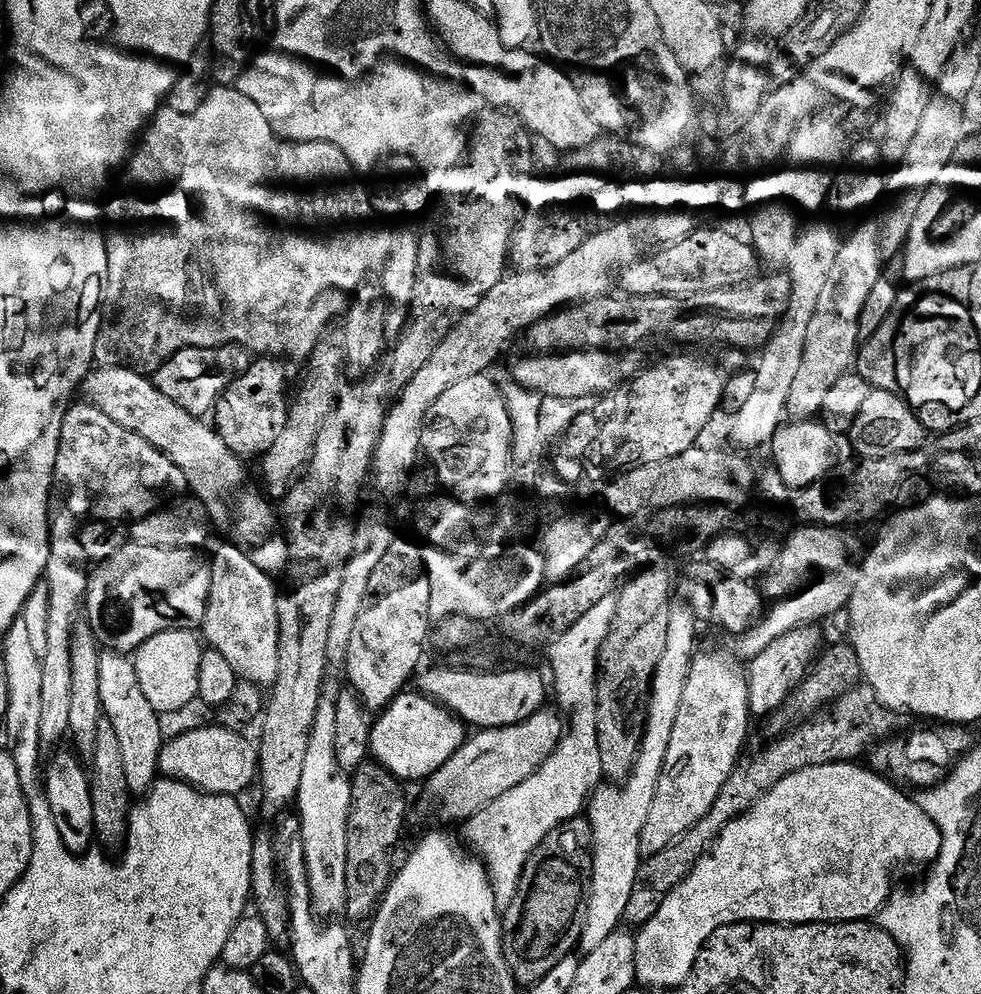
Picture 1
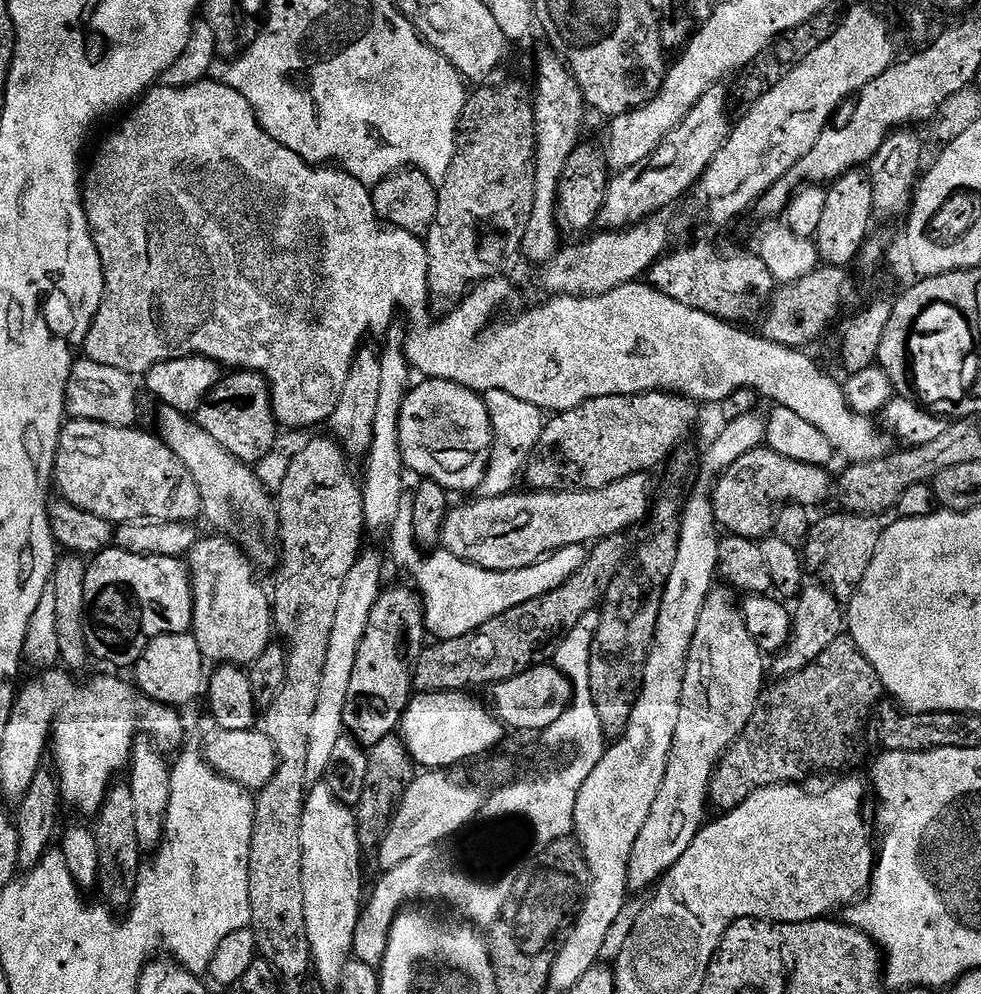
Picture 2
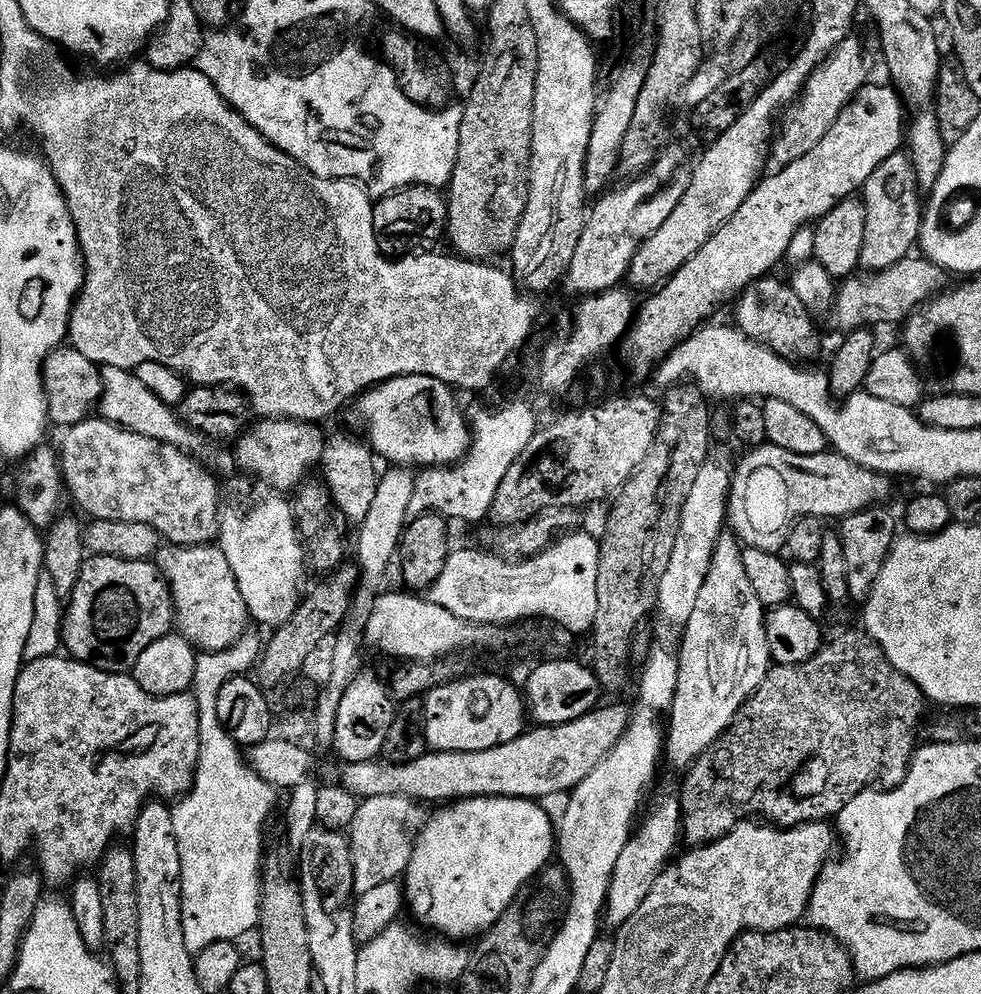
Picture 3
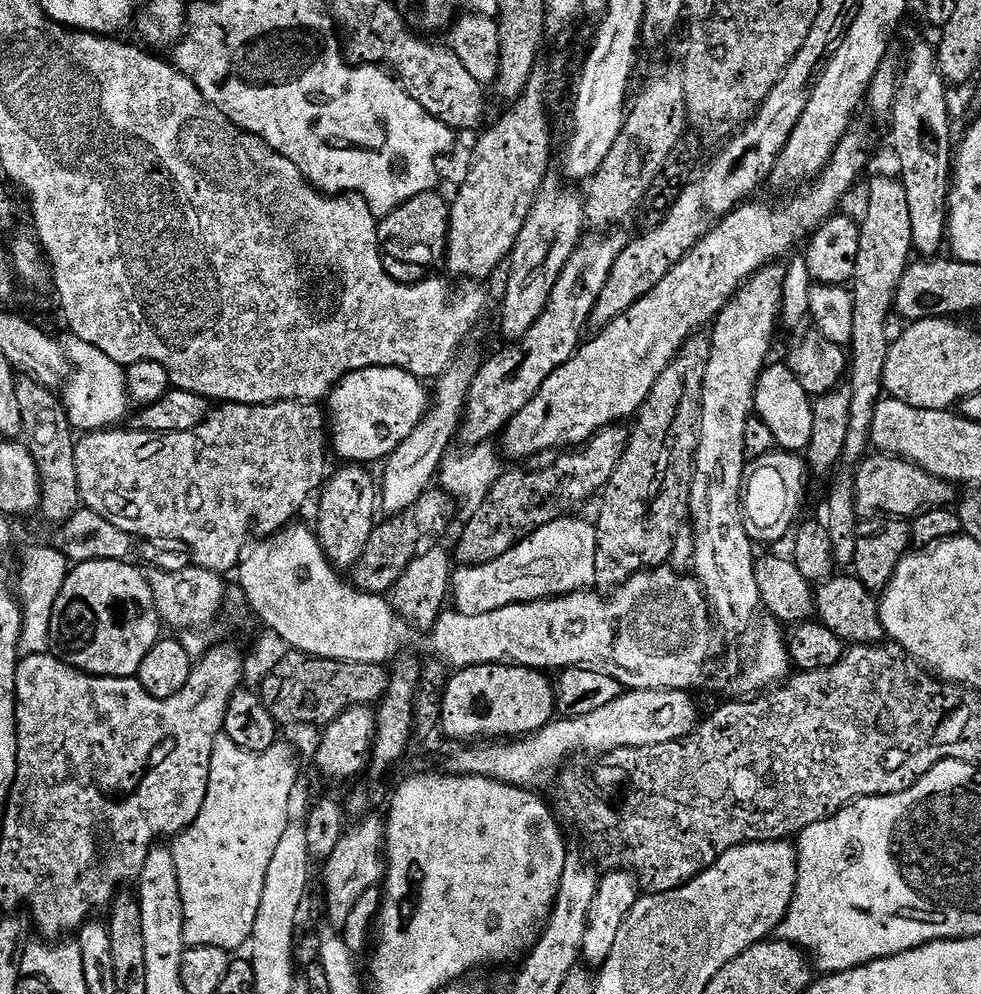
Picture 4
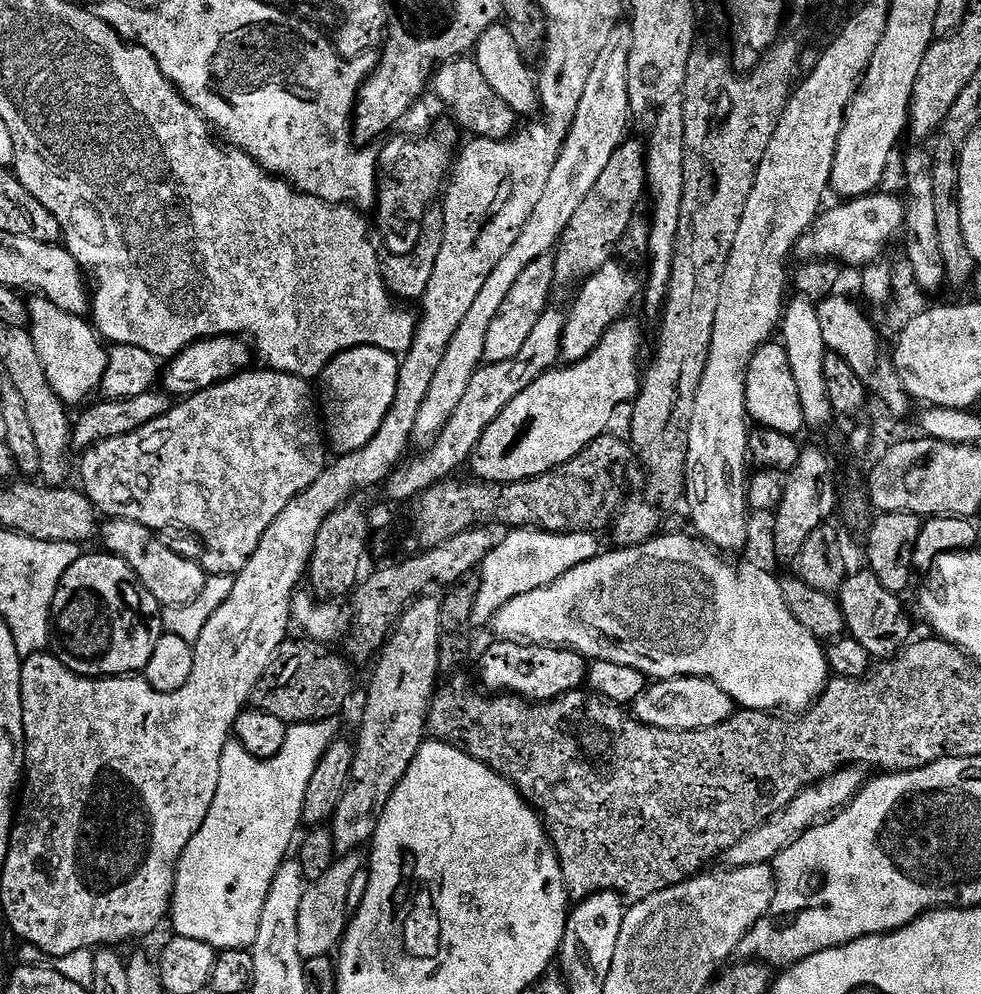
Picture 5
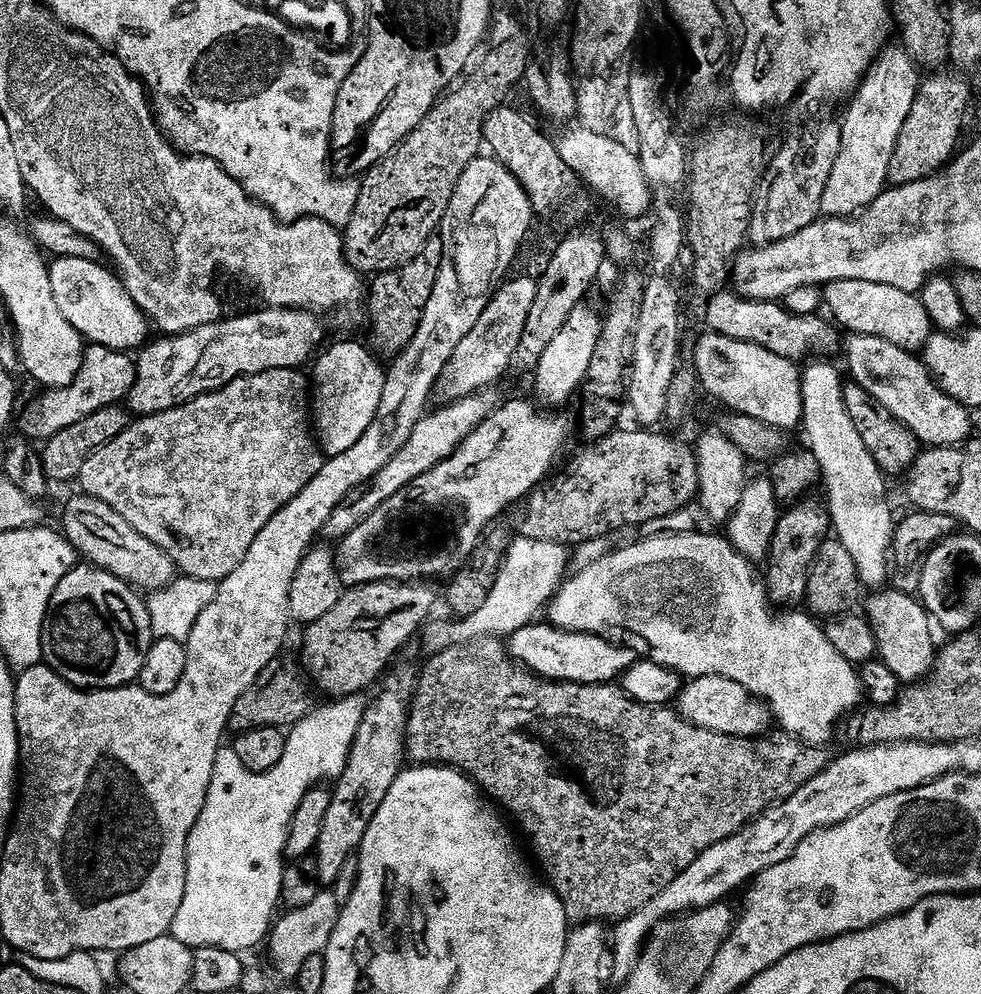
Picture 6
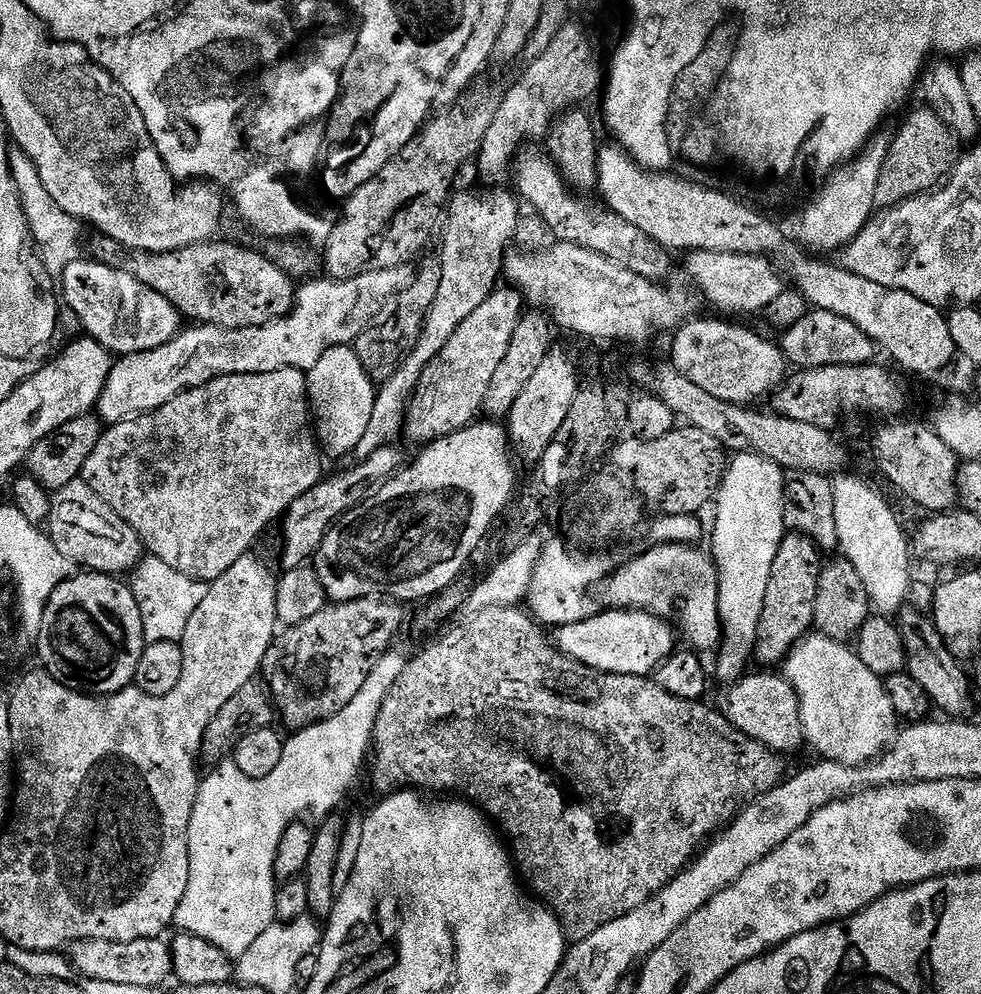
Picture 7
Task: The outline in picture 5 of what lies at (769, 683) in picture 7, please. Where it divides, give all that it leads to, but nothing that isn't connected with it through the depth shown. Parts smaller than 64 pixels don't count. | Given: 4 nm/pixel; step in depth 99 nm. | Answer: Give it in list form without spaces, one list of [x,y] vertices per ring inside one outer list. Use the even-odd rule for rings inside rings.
[[[678,676],[674,680],[649,683],[636,700],[634,711],[635,719],[649,728],[661,728],[667,732],[705,732],[708,728],[717,728],[724,721],[732,719],[734,705],[732,699],[714,681],[704,680],[701,676]]]

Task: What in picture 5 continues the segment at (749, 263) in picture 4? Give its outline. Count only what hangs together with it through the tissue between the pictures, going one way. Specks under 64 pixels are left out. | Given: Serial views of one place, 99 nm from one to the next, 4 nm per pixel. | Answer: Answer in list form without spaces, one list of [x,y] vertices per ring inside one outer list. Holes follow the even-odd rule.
[[[628,319],[617,320],[585,360],[547,372],[494,418],[470,461],[477,481],[489,480],[489,485],[501,486],[544,476],[570,463],[611,429],[608,427],[616,411],[624,403],[635,401],[642,383],[640,347],[644,336],[639,326]]]

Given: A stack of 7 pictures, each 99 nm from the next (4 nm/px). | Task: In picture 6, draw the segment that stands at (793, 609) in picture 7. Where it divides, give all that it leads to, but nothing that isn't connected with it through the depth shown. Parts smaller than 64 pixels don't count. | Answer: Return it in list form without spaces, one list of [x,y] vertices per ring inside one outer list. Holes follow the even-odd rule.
[[[801,499],[781,515],[772,535],[772,547],[766,557],[768,599],[776,606],[796,606],[808,595],[808,571],[825,540],[830,536],[830,517],[823,499]]]

